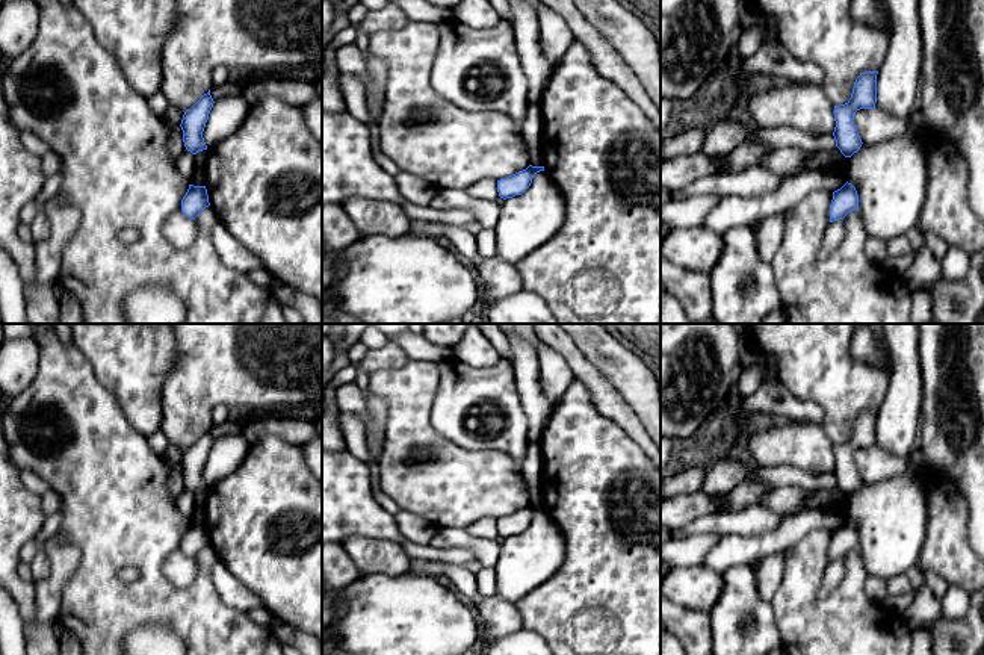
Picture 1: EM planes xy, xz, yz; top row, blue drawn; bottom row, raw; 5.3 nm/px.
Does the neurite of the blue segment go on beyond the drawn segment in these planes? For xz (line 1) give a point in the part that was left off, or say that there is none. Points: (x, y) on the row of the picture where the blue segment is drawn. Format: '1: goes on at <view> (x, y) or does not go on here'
1: does not go on here

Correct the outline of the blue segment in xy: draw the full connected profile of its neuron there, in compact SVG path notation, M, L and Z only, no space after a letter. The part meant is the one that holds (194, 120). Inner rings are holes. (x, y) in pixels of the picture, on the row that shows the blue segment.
M210 89L204 94L190 109L187 109L181 120L183 142L187 151L196 154L198 151L207 150L203 138L209 113L213 107L213 98Z

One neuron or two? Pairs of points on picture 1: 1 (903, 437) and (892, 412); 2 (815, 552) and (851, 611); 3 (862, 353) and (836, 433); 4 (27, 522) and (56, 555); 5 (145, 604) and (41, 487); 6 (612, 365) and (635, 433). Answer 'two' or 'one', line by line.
1: one
2: one
3: two
4: two
5: two
6: one

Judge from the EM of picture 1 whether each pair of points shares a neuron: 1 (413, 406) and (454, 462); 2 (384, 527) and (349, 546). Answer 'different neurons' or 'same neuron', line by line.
1: same neuron
2: different neurons

